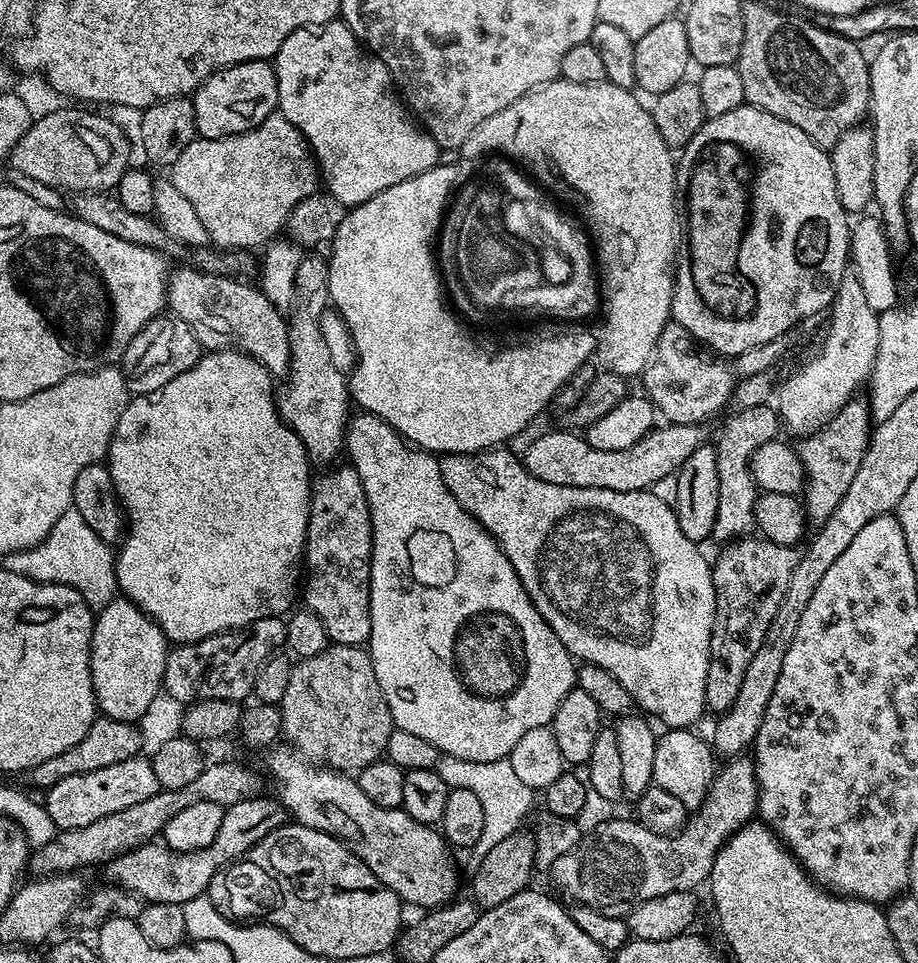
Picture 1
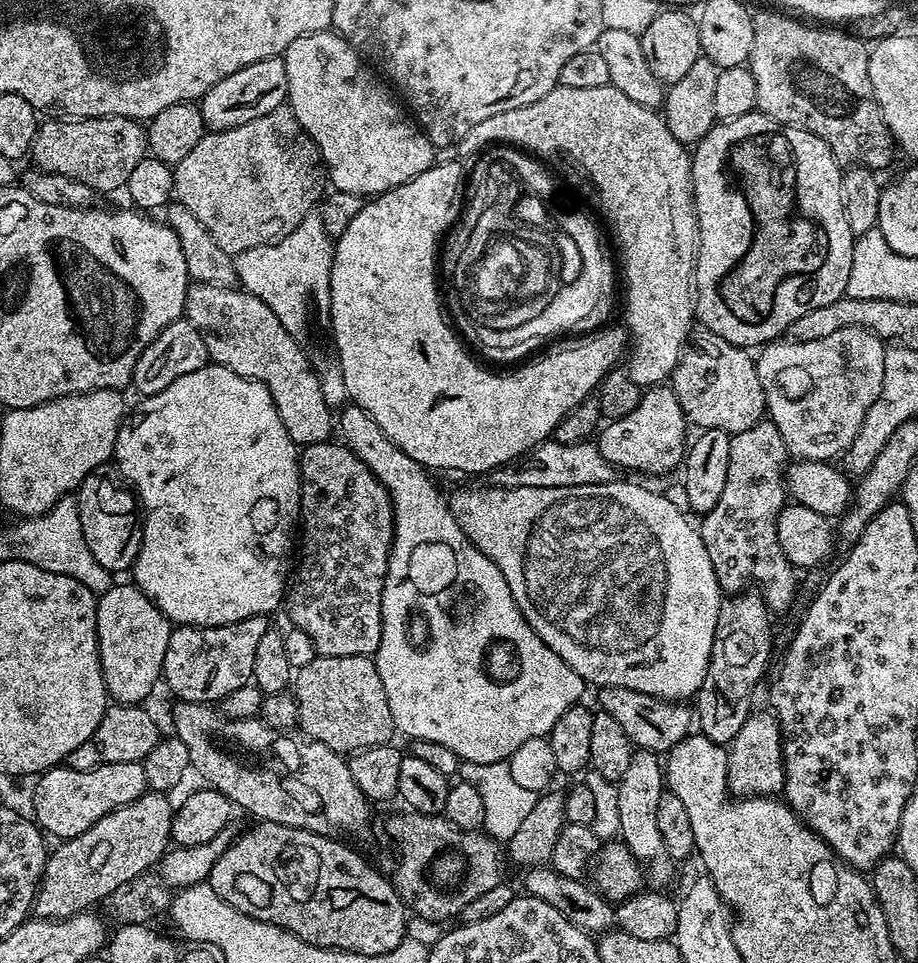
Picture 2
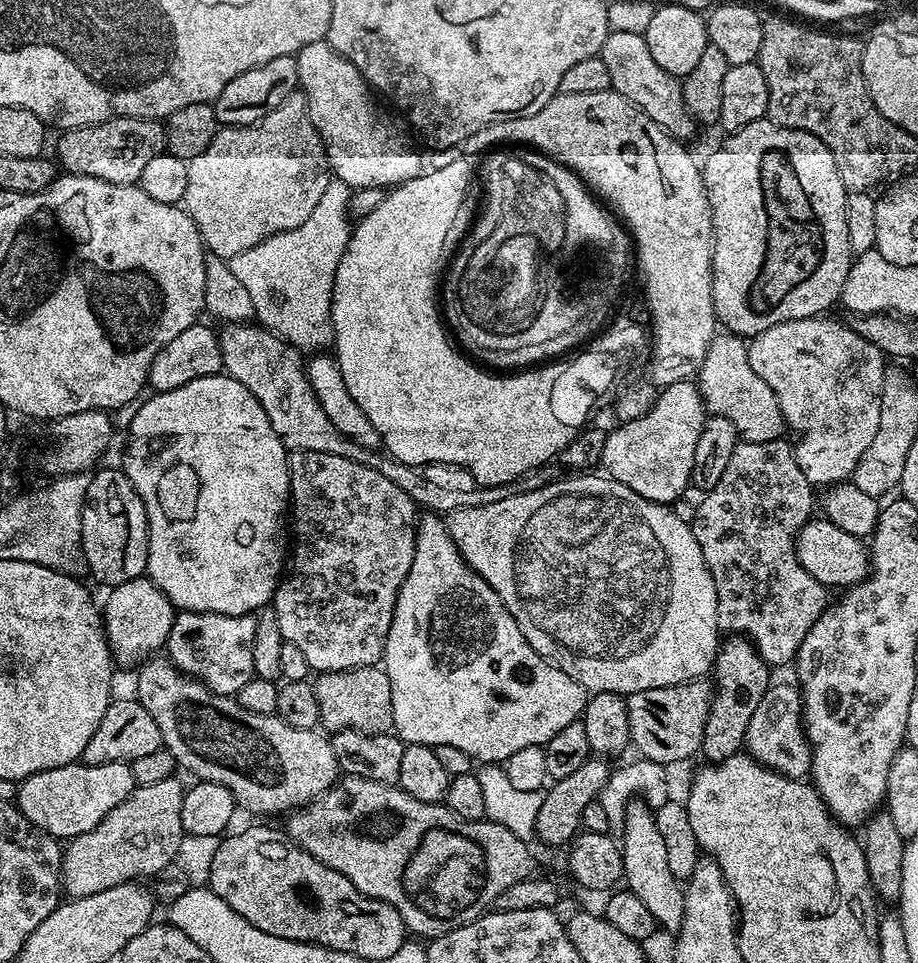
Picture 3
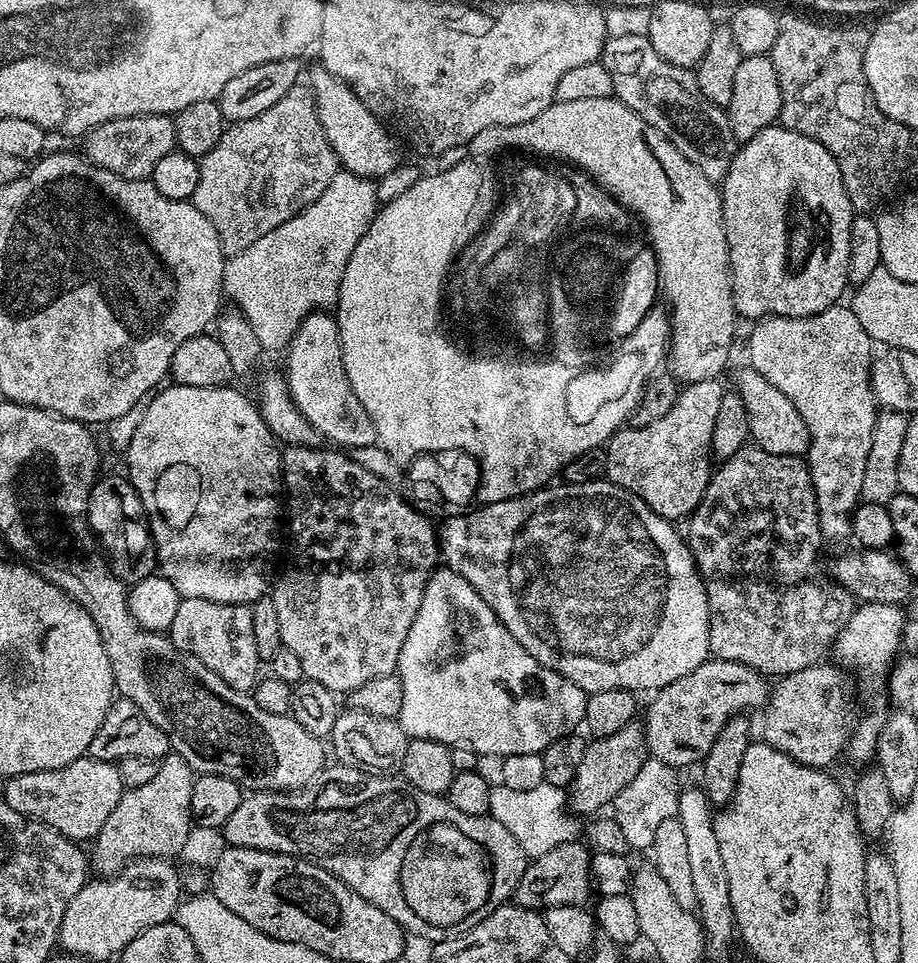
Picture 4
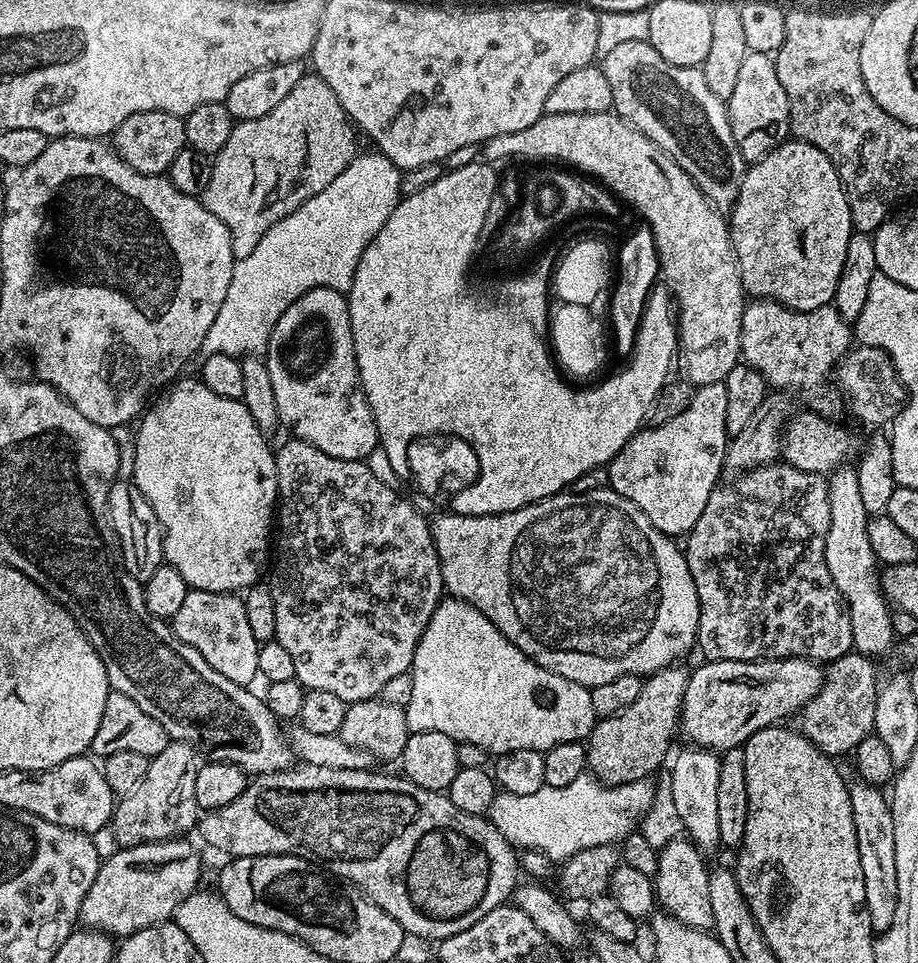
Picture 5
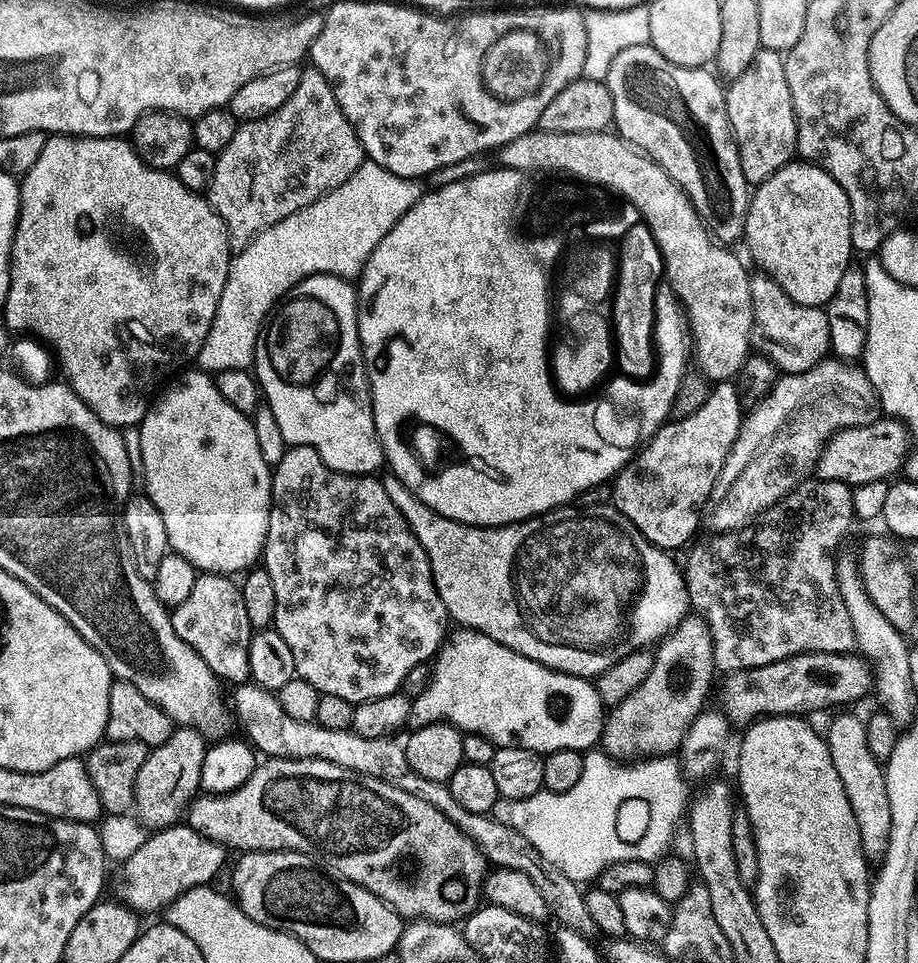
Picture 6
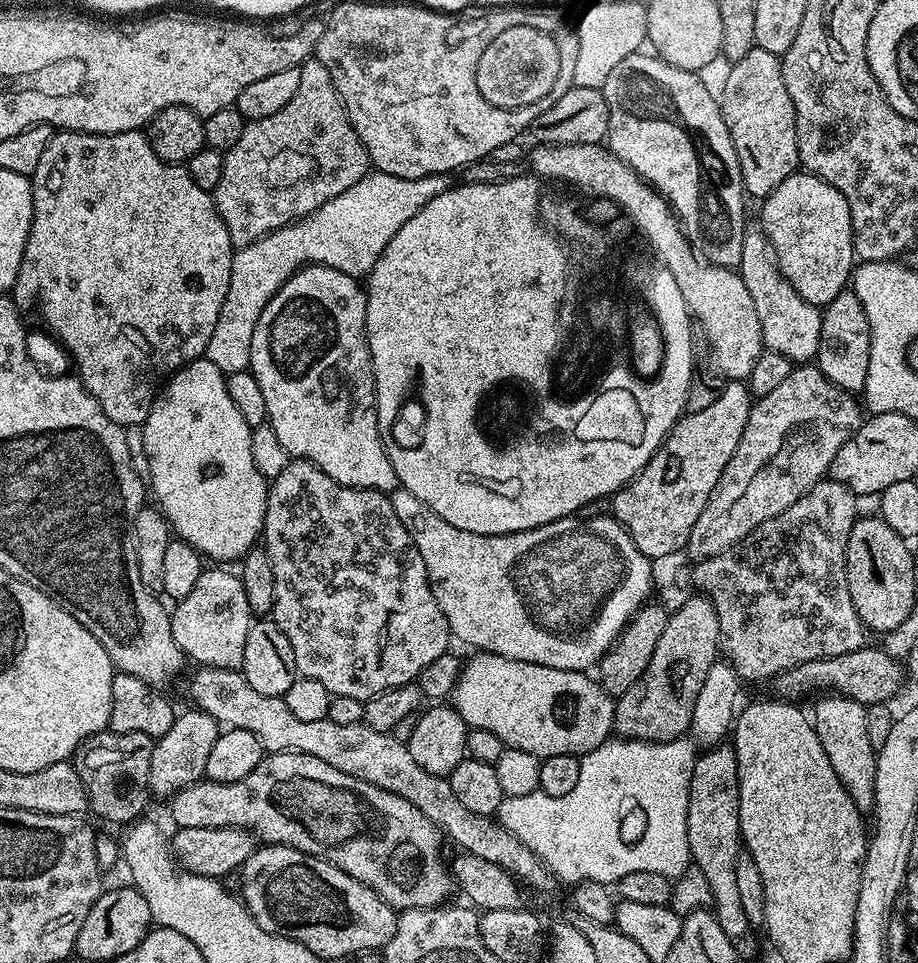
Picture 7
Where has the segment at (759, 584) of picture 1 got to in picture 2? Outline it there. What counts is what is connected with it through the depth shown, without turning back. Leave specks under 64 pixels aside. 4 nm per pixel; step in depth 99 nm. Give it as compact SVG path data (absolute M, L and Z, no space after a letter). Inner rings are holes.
M752 590L729 595L721 603L706 678L702 678L702 686L694 697L699 735L710 738L710 742L721 746L731 744L734 734L738 734L753 711L752 691L759 686L772 656L772 628L768 625L768 616L770 609L763 596Z

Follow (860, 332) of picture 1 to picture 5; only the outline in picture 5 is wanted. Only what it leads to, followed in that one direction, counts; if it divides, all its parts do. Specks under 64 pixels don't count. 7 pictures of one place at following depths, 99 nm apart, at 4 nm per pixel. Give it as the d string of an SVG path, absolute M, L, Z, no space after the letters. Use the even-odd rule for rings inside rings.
M753 299L745 303L740 331L743 363L754 366L773 389L785 393L812 392L827 382L854 344L854 328L832 304L799 312L775 300ZM841 466L827 477L827 481L830 494L830 530L826 530L826 570L830 570L830 578L834 578L834 586L838 586L844 604L848 607L853 649L864 656L879 658L894 644L893 609L880 591L878 561L870 546L868 533L870 515L861 499L857 469Z

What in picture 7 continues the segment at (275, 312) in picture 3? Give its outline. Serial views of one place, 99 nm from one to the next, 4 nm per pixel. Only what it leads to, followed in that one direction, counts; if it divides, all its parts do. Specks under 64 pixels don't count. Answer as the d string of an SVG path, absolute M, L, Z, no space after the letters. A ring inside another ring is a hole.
M375 170L369 171L350 190L342 190L338 198L330 198L318 210L311 212L309 216L303 216L284 228L274 230L266 234L262 239L247 244L239 249L232 257L232 269L230 270L230 290L226 290L226 302L222 302L222 314L218 314L218 322L214 325L214 334L210 334L210 342L206 346L204 356L222 373L243 372L250 365L250 346L254 338L254 326L258 326L258 318L262 310L274 298L278 289L301 268L310 264L325 264L334 270L342 270L342 274L350 274L357 278L367 278L374 270L382 250L430 202L430 198L438 198L438 194L445 192L450 186L447 175L423 176L422 178L398 178L394 174L386 174Z

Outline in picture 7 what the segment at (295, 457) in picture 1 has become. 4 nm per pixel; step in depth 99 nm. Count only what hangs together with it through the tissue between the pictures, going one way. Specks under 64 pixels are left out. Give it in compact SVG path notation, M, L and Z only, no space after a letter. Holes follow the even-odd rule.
M207 358L194 360L192 363L184 365L177 372L173 372L163 387L161 387L156 401L152 403L150 414L144 419L142 427L144 430L148 469L152 479L150 492L151 495L152 492L156 495L157 501L155 500L155 503L168 519L171 531L179 539L184 540L190 546L194 546L201 557L207 558L209 561L212 559L212 562L228 562L224 560L239 561L250 549L257 547L264 530L269 481L265 480L264 475L258 470L258 466L254 464L254 453L250 450L250 438L252 437L253 429L246 422L246 418L242 418L238 406L234 406L234 402L230 398L230 390L228 389L225 373L220 372L218 366L214 366L214 362L210 362Z

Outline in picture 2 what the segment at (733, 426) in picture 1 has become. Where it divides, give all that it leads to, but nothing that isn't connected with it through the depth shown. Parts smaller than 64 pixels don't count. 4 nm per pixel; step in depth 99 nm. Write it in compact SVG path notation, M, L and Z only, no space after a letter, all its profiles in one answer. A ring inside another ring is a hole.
M769 419L759 420L754 426L750 426L750 430L735 433L730 442L730 466L726 470L726 486L722 489L714 510L703 513L701 520L704 521L699 521L698 524L698 531L706 546L706 554L710 554L710 566L714 566L721 593L739 594L755 586L773 613L786 611L796 600L798 572L786 558L786 554L782 554L782 546L778 546L776 525L778 514L786 503L786 465L789 460L786 442L782 442L778 426L774 426Z

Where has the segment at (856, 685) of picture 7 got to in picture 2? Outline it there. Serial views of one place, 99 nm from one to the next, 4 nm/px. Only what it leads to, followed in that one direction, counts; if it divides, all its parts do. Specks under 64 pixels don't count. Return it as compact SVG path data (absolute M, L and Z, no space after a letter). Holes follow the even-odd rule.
M600 688L598 694L600 694L599 711L610 714L610 718L615 718L618 726L626 730L626 738L630 738L630 742L637 749L667 754L693 731L694 712L687 703L659 700L650 694L625 688Z

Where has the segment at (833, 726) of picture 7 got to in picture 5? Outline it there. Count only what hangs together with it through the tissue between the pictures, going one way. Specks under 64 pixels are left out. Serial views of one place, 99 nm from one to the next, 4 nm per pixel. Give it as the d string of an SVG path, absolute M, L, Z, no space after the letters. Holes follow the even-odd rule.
M857 779L849 785L851 813L854 814L854 828L858 841L858 856L861 859L862 882L865 883L866 910L870 913L870 922L875 933L884 932L894 920L898 898L898 870L895 869L895 835L891 803L887 795L877 785Z

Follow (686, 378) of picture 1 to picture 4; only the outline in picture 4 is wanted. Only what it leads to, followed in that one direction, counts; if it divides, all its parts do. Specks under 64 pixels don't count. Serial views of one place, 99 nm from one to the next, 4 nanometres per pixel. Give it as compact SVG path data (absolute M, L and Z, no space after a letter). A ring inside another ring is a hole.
M744 366L736 376L734 390L746 402L746 414L752 431L750 440L755 447L783 456L803 457L807 453L812 441L810 430L806 422L802 422L802 414L798 414L794 402L790 402L790 398L786 398L778 386L770 386L762 374L755 372L751 366Z

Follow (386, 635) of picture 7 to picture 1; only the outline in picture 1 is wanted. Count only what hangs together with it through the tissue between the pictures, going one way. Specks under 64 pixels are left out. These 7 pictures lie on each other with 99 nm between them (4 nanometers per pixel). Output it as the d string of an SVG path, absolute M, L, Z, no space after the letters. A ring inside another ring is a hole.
M329 467L312 482L308 515L308 543L303 563L308 581L302 584L302 600L326 626L332 644L367 645L370 622L370 566L372 565L372 519L366 494L355 468Z

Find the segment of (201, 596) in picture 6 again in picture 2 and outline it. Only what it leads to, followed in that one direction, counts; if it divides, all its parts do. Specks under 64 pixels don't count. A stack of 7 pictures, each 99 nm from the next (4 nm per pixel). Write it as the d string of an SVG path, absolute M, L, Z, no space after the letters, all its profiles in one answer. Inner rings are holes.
M251 616L242 618L242 622L213 628L173 627L170 642L166 642L163 683L168 683L177 701L215 705L226 698L226 694L234 694L234 690L250 683L254 670L254 653L269 626L268 616Z

